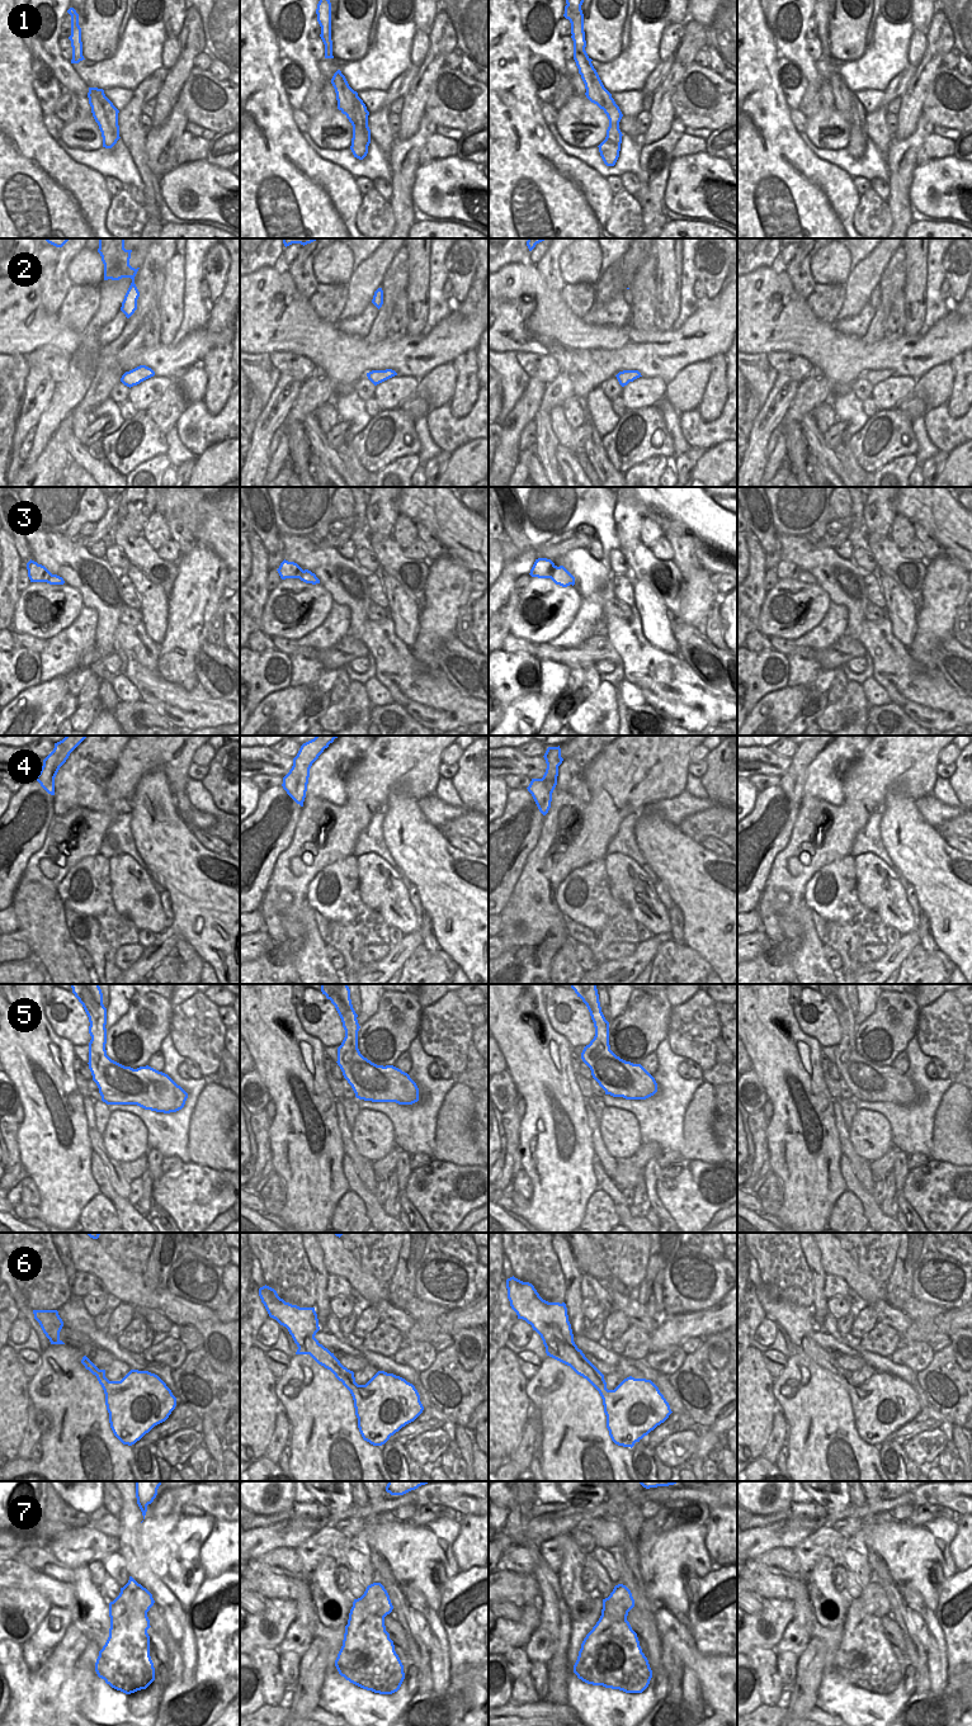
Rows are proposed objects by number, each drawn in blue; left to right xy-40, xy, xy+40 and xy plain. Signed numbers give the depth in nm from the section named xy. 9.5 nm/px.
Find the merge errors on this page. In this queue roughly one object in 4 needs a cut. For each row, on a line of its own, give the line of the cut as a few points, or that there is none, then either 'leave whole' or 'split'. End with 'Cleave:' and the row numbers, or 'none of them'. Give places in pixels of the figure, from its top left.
1: cut in xy+40 along (566, 5), (570, 10), (581, 13); split
2: no cut; leave whole
3: no cut; leave whole
4: no cut; leave whole
5: no cut; leave whole
6: no cut; leave whole
7: cut in xy-40 along (130, 1589), (123, 1593), (126, 1615), (117, 1616), (111, 1625); split
Cleave: 1, 7

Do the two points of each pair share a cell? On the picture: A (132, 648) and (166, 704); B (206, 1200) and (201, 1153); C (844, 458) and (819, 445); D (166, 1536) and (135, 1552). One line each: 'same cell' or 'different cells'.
A: same cell
B: different cells
C: different cells
D: different cells

